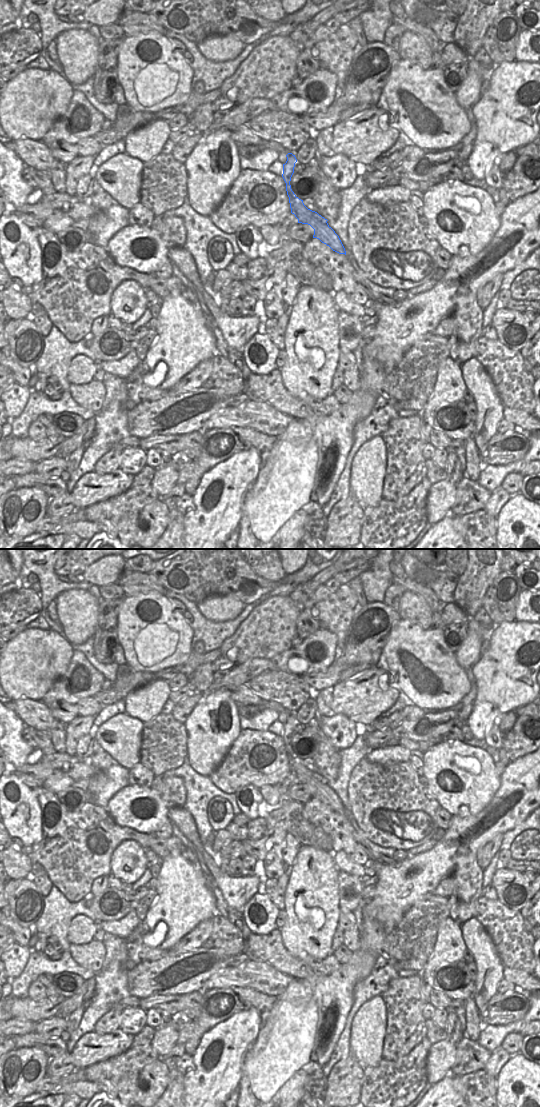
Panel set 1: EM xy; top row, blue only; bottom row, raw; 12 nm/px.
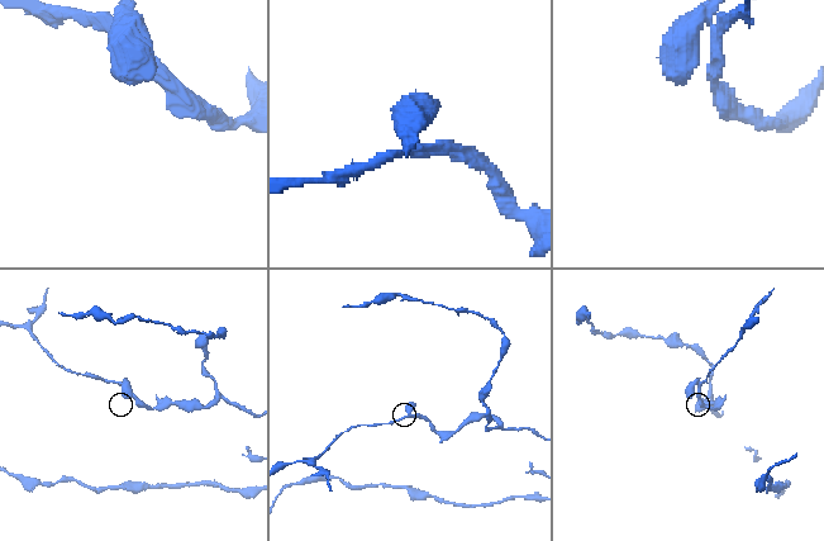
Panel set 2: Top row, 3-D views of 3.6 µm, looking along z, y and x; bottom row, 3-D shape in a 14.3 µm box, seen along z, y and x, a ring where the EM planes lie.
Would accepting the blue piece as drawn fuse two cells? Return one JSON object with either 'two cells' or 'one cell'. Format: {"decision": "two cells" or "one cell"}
{"decision": "one cell"}

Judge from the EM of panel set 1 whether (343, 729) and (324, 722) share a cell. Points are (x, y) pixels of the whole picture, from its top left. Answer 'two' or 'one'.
one

